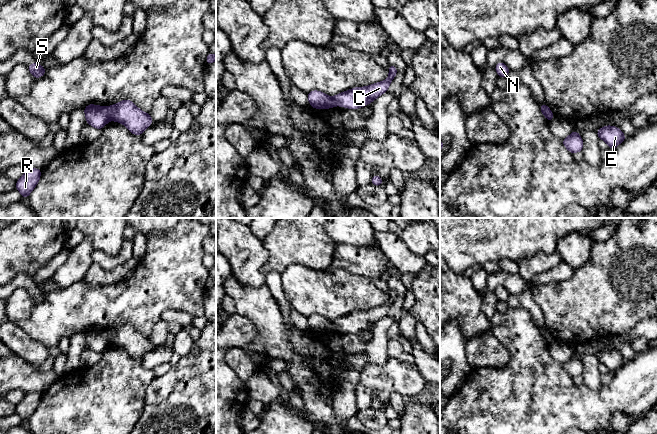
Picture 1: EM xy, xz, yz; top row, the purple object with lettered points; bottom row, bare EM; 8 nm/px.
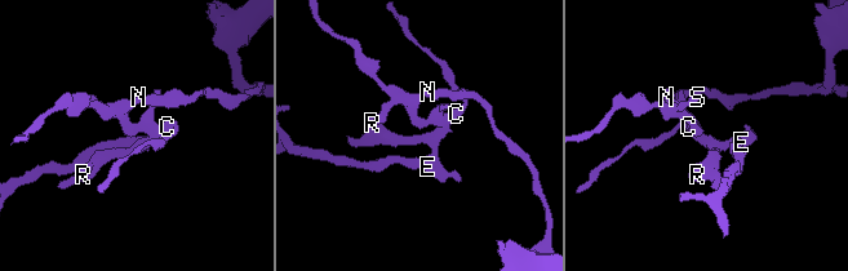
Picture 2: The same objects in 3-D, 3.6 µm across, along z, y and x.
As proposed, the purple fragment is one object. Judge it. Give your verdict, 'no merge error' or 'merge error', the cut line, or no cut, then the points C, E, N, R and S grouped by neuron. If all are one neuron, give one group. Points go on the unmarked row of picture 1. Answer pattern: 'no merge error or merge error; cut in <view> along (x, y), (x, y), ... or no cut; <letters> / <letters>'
merge error; cut in xy along (109, 331), (111, 343); C E R / N S

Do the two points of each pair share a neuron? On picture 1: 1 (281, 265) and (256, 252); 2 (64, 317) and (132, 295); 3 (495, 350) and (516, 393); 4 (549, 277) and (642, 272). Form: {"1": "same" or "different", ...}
{"1": "different", "2": "same", "3": "different", "4": "different"}

